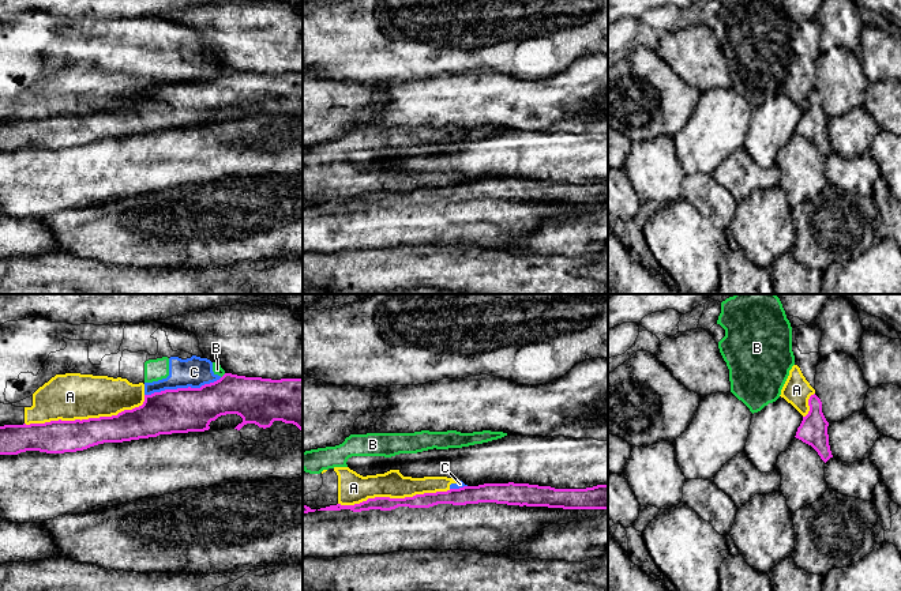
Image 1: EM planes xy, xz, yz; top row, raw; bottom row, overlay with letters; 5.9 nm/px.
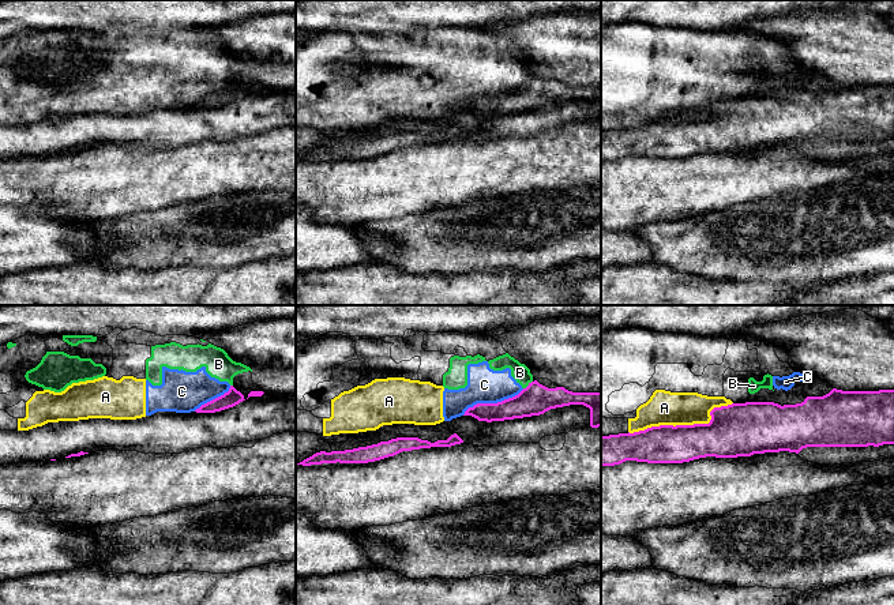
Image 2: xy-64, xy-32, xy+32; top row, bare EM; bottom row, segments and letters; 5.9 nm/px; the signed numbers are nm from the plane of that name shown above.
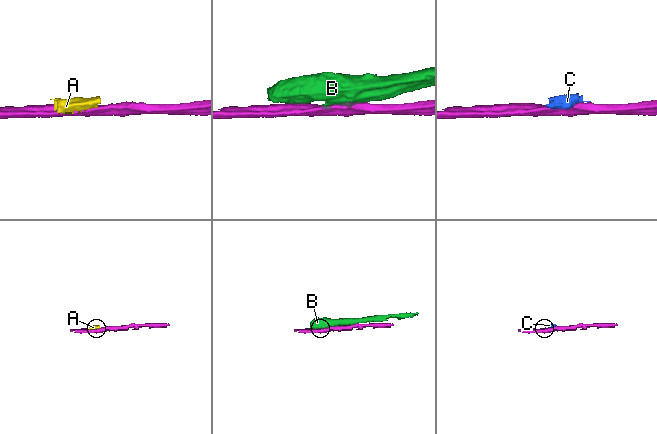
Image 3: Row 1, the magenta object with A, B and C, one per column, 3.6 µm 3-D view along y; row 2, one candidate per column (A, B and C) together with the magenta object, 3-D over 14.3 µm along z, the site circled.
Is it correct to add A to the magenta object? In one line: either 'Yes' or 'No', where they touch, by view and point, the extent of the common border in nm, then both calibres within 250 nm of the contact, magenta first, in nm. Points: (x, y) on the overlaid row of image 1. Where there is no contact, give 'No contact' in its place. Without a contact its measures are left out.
No. Touches magenta at xy (89, 418). Shared border 750 nm. Thickness 190 nm (magenta) against 280 nm

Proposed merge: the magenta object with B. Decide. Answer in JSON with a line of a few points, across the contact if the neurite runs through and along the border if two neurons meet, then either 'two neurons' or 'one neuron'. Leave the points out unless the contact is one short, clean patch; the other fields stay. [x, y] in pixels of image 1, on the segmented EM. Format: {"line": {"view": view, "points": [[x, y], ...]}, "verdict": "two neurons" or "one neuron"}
{"line": {"view": "xy", "points": [[225, 373], [221, 377]]}, "verdict": "two neurons"}

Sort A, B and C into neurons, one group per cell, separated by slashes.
A B C

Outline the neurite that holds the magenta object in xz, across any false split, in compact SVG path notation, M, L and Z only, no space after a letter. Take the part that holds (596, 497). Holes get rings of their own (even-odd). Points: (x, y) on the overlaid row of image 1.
M514 482L484 483L450 489L447 492L416 494L405 498L375 497L354 505L337 504L318 511L391 511L398 507L429 508L438 504L466 505L478 502L563 509L608 509L608 485L597 485L586 489L555 489L551 486Z

